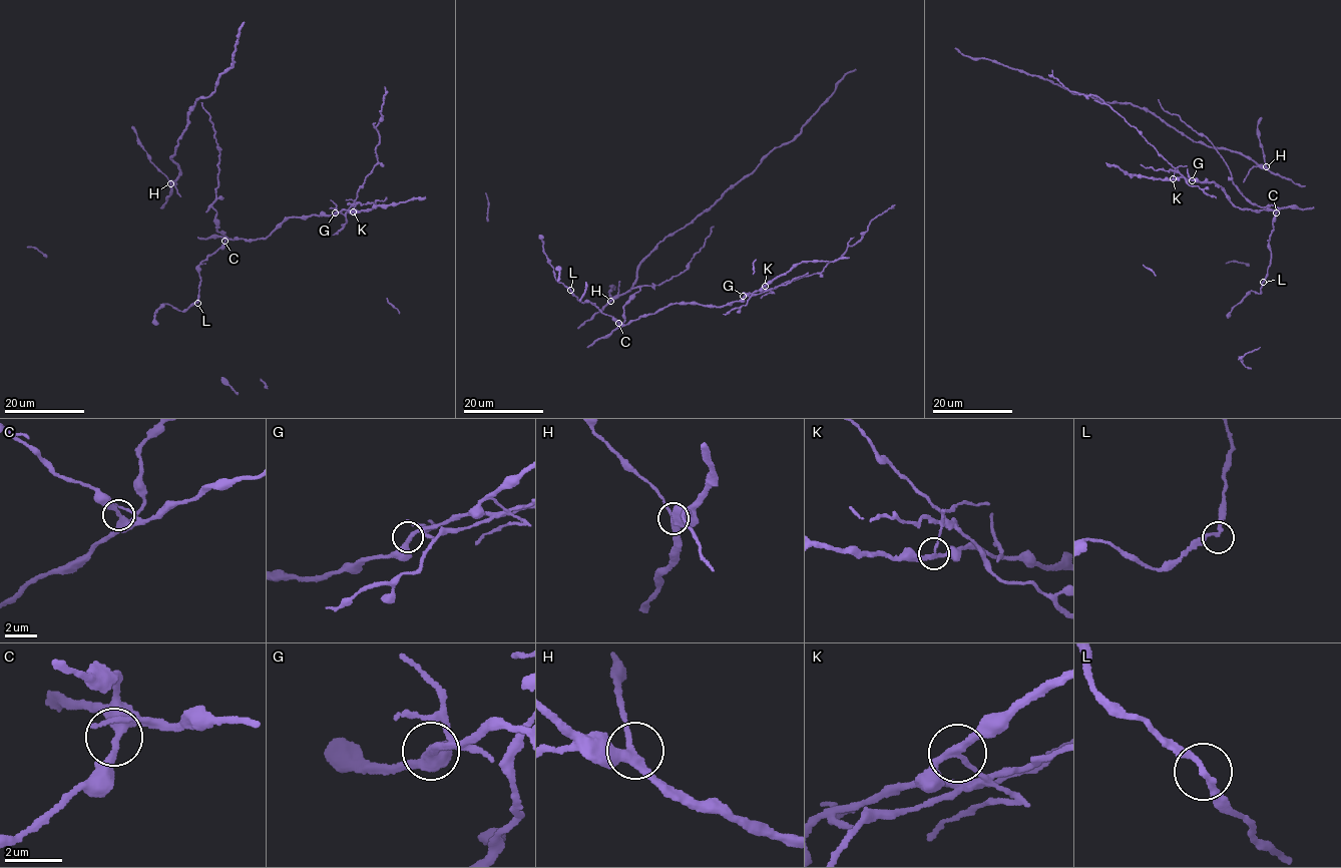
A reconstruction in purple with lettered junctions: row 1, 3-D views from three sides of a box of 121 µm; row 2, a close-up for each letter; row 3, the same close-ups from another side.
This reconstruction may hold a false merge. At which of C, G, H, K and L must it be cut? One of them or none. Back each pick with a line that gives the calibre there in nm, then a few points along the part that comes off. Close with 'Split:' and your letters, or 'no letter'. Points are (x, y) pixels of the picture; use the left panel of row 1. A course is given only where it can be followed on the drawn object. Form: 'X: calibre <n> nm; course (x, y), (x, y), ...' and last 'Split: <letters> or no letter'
K: calibre 200 nm; course (353, 211), (359, 190), (377, 160), (376, 149), (379, 138), (376, 129), (382, 117), (380, 111), (385, 86)
Split: K

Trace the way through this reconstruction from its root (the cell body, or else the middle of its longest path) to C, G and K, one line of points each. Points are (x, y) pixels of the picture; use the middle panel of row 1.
C: (627, 301), (623, 307), (624, 322), (618, 323)
G: (627, 301), (623, 307), (621, 326), (676, 303), (716, 306), (730, 305), (743, 296)
K: (627, 301), (623, 307), (621, 326), (676, 303), (730, 305), (765, 286)

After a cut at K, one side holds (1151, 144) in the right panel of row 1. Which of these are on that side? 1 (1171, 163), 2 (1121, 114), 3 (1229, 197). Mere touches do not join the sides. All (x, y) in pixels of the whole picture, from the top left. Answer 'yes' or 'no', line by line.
1: yes
2: yes
3: no

